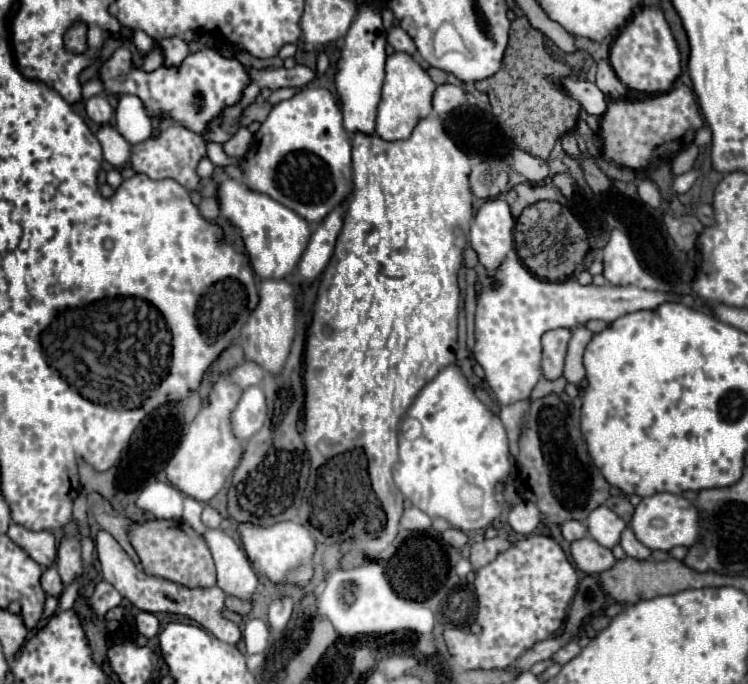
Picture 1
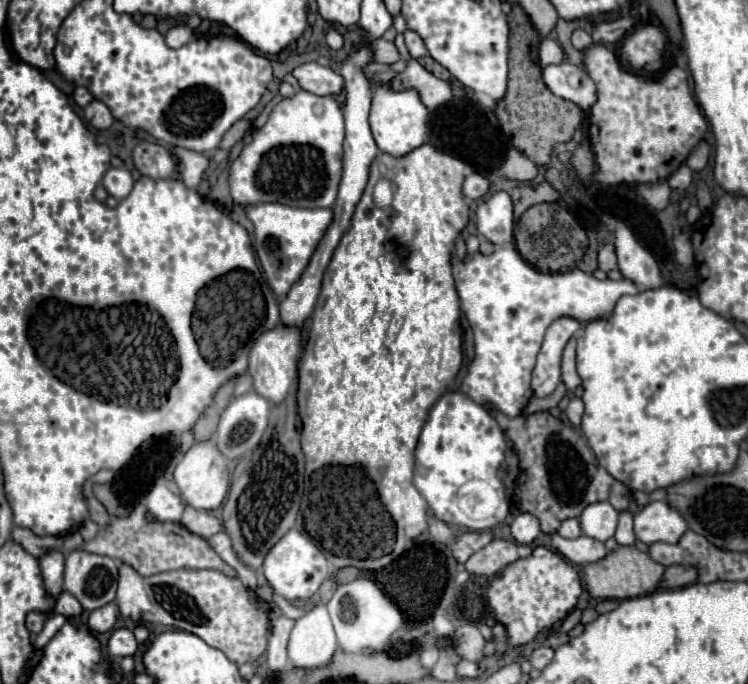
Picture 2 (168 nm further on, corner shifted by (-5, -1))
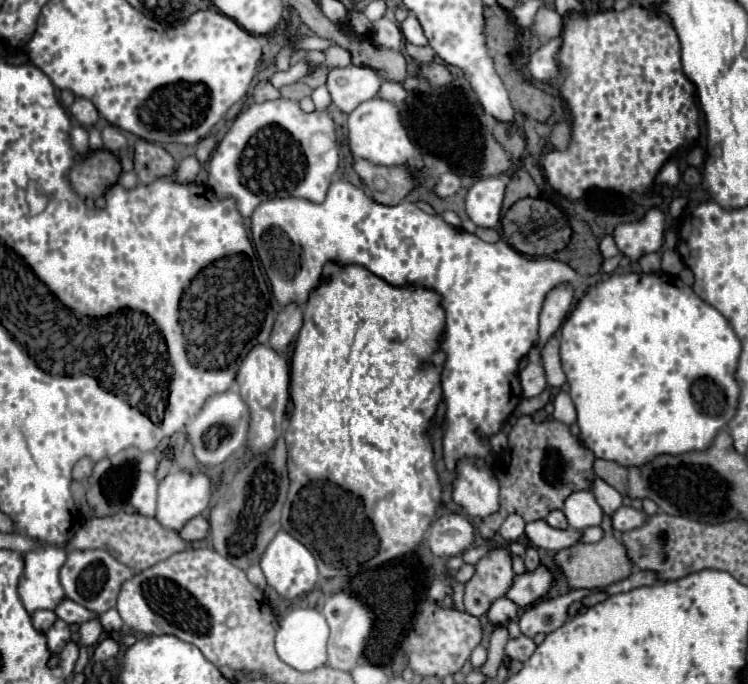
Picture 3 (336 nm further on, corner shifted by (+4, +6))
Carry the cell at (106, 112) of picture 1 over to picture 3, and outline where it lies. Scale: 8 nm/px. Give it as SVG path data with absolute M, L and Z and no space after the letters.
M75 98L73 106L71 106L71 114L83 126L93 126L97 122L97 118L99 118L99 112L97 112L95 104L91 100L85 100L85 98Z

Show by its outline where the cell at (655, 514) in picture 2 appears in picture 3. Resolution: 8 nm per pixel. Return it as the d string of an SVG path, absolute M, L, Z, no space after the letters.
M621 506L615 514L613 514L613 528L619 532L627 532L633 528L639 528L641 524L645 524L647 514L643 510L637 510L633 506Z

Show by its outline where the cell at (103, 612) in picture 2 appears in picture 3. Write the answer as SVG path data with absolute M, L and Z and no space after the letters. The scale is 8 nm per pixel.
M91 618L87 622L81 624L79 628L79 634L81 634L81 642L85 646L91 646L91 644L97 644L103 636L103 628L101 628L101 622L97 618Z

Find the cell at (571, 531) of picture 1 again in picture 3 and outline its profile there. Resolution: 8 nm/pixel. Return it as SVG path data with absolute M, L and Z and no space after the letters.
M553 510L545 520L547 520L547 524L553 526L553 528L569 528L567 518L565 518L565 514L563 514L561 510Z

